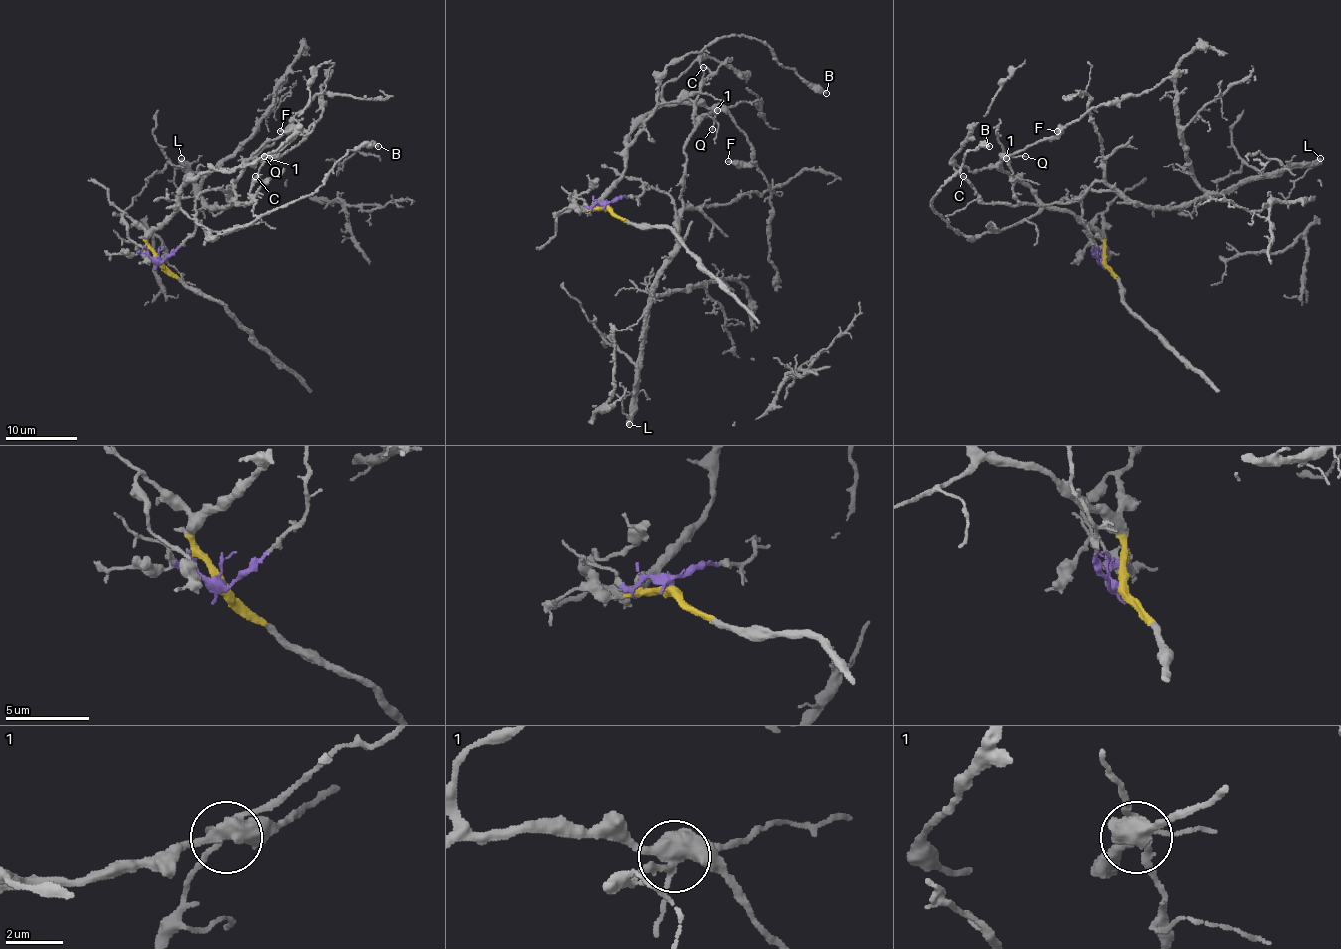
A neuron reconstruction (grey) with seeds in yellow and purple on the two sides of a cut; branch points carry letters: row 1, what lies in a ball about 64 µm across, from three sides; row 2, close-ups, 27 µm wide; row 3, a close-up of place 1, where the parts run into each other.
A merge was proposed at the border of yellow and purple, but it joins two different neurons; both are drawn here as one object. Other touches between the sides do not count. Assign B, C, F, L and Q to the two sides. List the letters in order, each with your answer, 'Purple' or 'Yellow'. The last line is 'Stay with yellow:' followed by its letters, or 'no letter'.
B: Yellow
C: Purple
F: Yellow
L: Purple
Q: Purple
Stay with yellow: B, F

